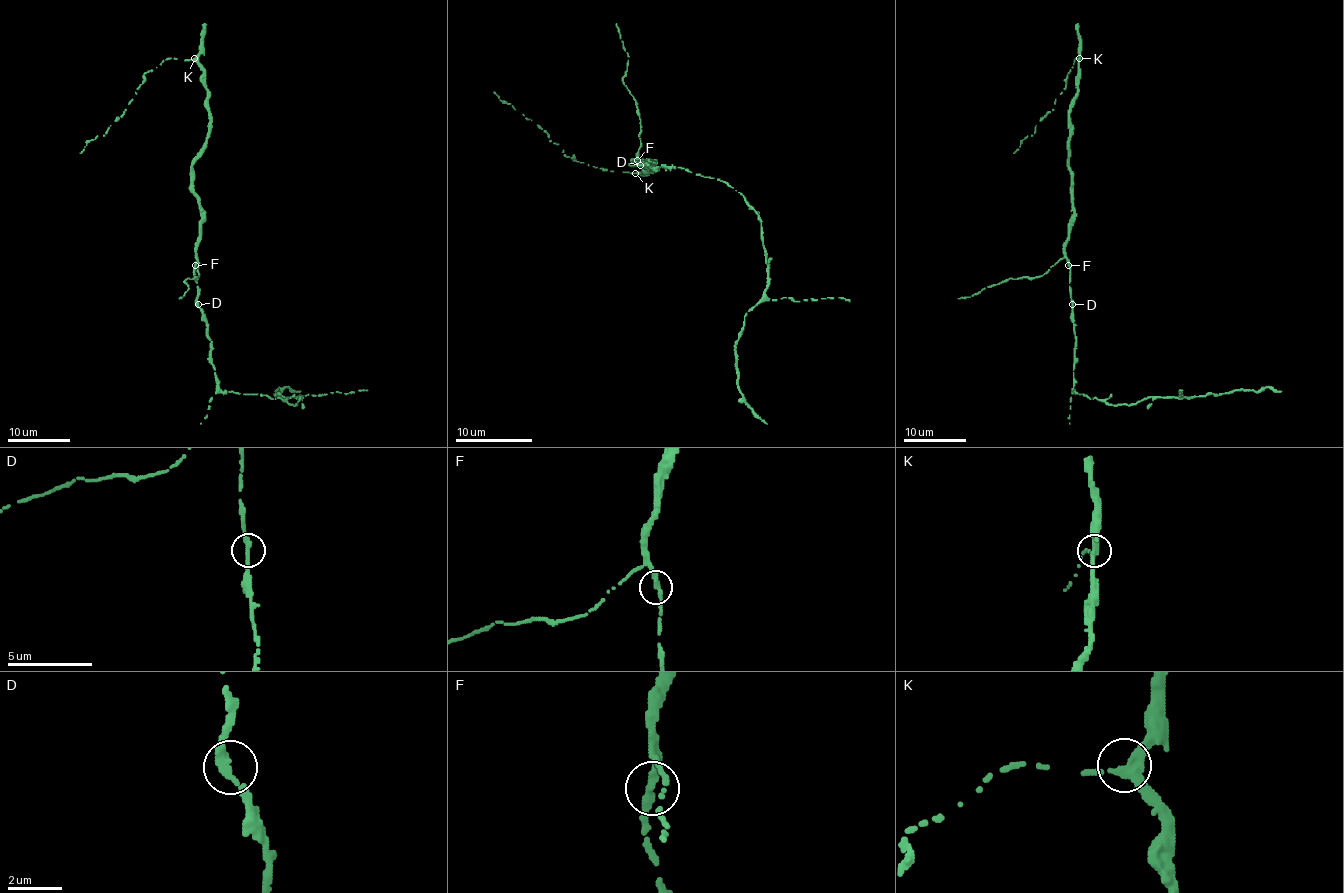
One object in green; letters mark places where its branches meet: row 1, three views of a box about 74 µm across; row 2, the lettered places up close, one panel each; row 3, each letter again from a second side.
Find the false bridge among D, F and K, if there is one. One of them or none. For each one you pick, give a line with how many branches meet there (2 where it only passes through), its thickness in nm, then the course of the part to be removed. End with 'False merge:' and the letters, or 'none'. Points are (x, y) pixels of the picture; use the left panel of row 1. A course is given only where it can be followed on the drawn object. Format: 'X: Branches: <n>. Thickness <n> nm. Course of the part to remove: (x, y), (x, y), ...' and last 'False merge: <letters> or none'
False merge: none

